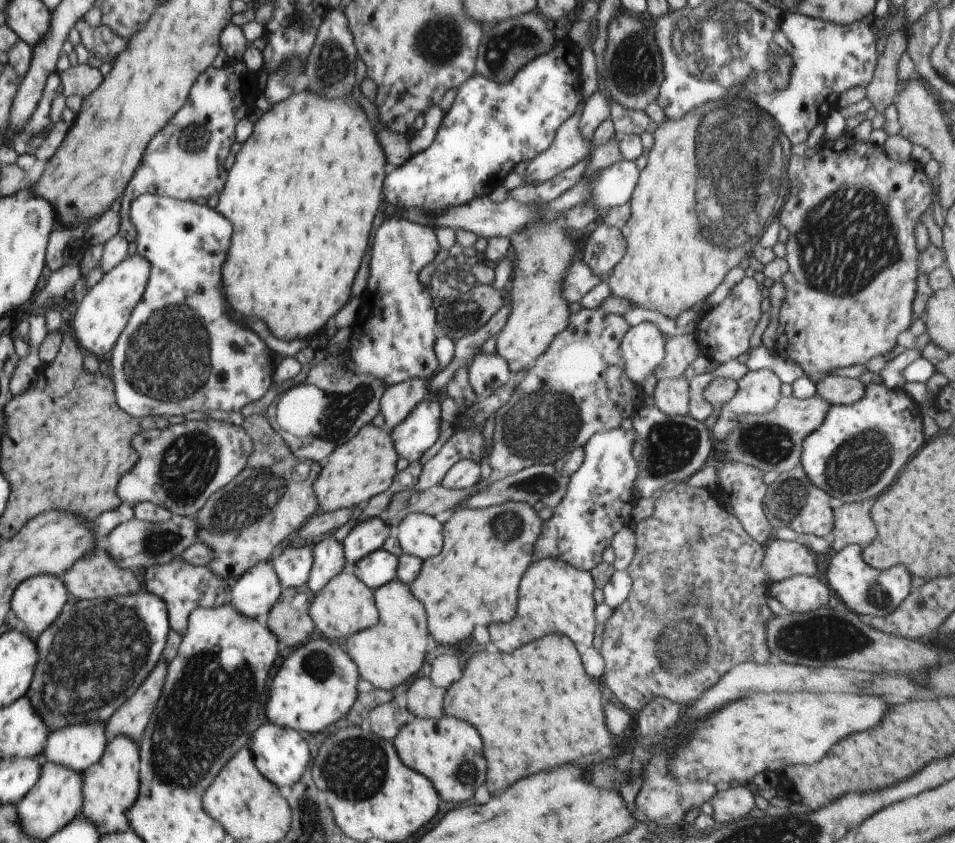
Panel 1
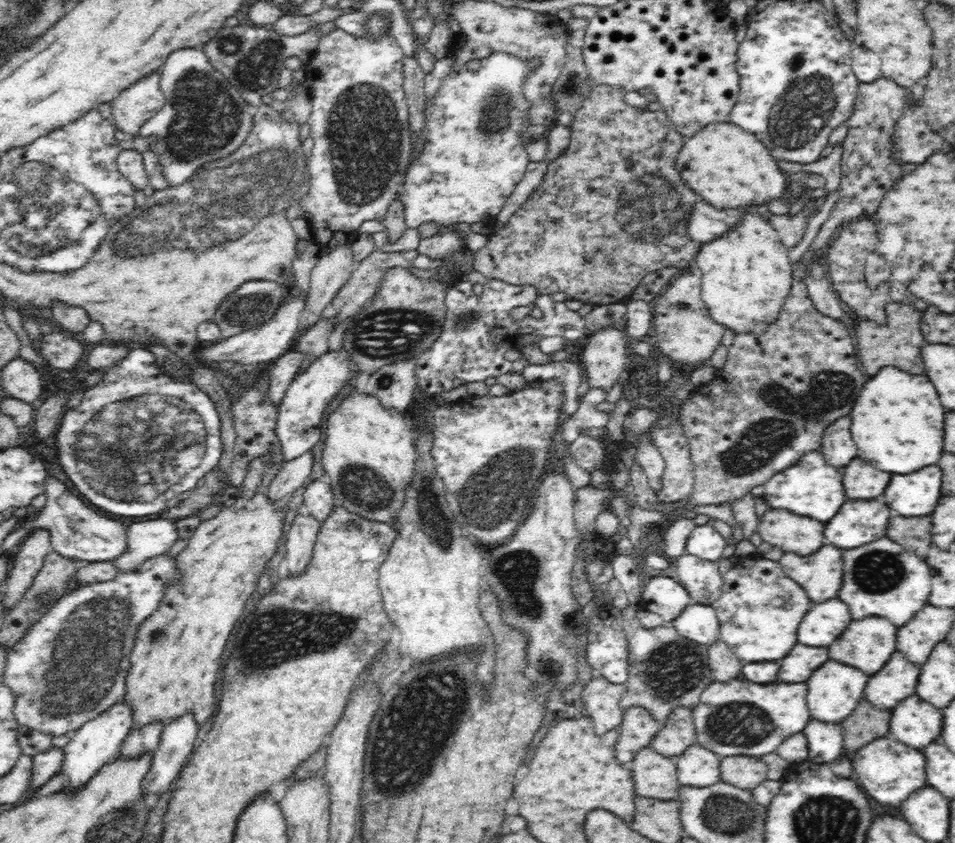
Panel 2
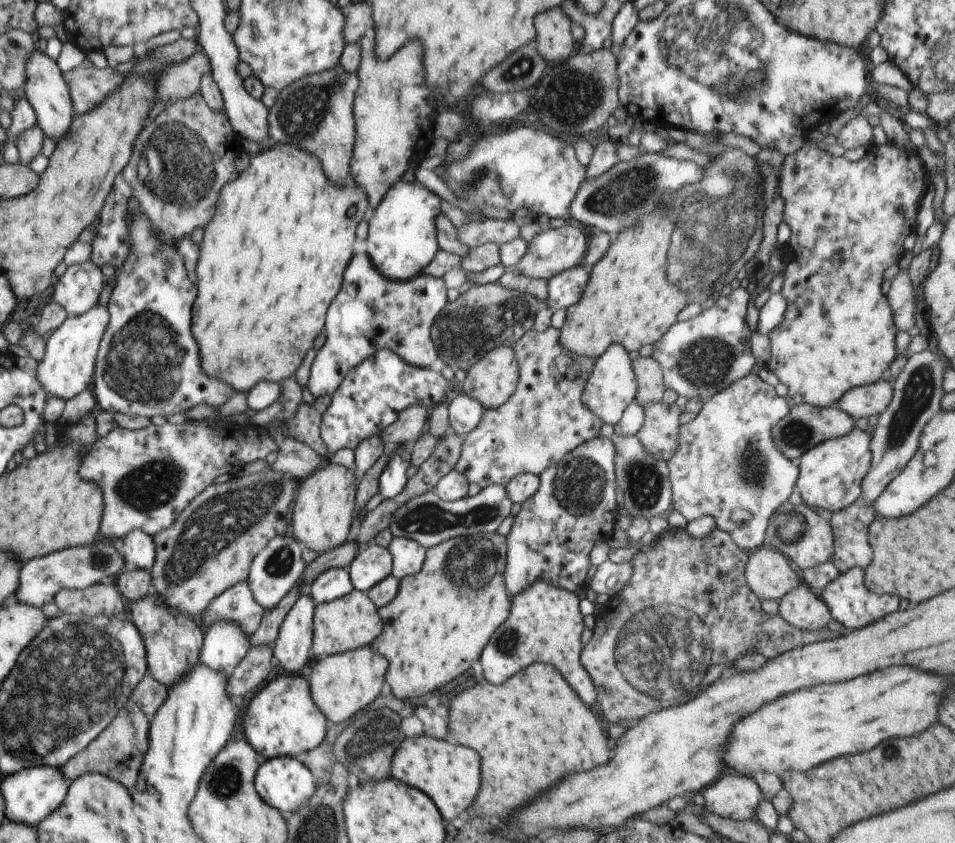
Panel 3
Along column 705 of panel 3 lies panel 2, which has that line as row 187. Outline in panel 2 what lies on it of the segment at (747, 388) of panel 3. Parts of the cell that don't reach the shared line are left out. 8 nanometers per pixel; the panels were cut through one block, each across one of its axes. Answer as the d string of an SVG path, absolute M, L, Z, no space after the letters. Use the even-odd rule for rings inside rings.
M494 53L485 59L481 59L481 66L476 71L470 71L467 67L460 68L458 72L451 71L444 77L444 81L438 92L432 99L427 99L426 102L426 130L424 130L424 148L420 150L420 154L416 154L416 158L409 162L409 166L405 172L404 182L401 185L398 199L404 203L404 218L407 228L416 228L421 224L435 222L439 223L441 229L454 229L455 223L466 223L473 225L475 223L484 223L488 216L497 216L501 208L506 204L508 197L514 192L514 188L527 171L529 159L526 144L528 140L523 138L521 132L527 127L527 110L529 102L523 94L524 82L528 71L534 66L532 62L524 62L511 54Z

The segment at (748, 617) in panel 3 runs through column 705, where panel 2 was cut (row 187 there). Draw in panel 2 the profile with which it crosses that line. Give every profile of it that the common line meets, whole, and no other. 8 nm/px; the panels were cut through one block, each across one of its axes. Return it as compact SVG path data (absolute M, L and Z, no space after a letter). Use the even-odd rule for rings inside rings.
M594 85L588 92L588 98L584 104L575 112L570 122L571 141L565 152L551 163L548 163L546 174L540 186L528 196L528 200L520 206L508 219L506 226L493 226L488 235L487 244L473 253L471 269L482 273L489 279L501 280L510 284L530 284L534 286L539 294L552 295L556 292L566 294L567 300L580 300L583 304L607 305L623 301L632 294L632 291L640 284L640 281L648 273L655 273L656 270L672 266L688 266L688 262L698 254L700 246L688 236L687 224L688 214L694 208L696 202L702 202L696 192L692 192L688 185L680 178L679 170L676 169L675 160L678 158L680 148L683 146L684 137L676 130L676 127L669 122L664 110L649 111L628 106L623 100L626 91L620 88L606 85Z

